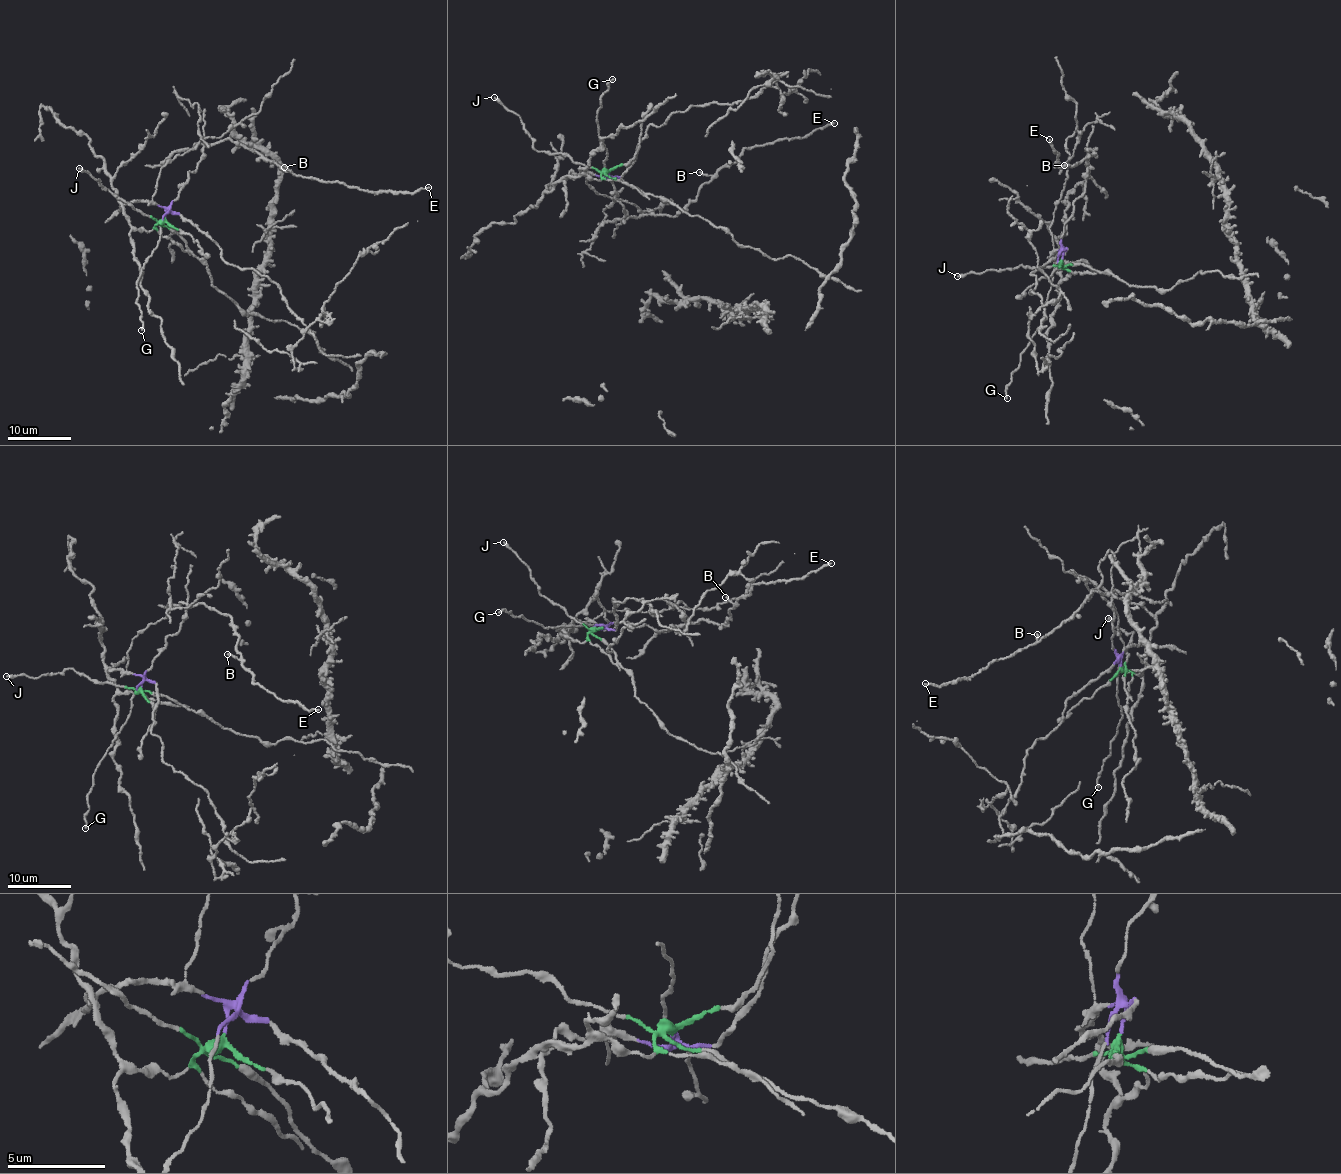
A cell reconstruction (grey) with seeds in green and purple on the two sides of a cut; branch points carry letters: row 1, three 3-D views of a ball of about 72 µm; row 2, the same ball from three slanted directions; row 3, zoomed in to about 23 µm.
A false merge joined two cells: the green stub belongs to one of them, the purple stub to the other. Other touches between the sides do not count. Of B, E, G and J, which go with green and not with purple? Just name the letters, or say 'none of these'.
J

